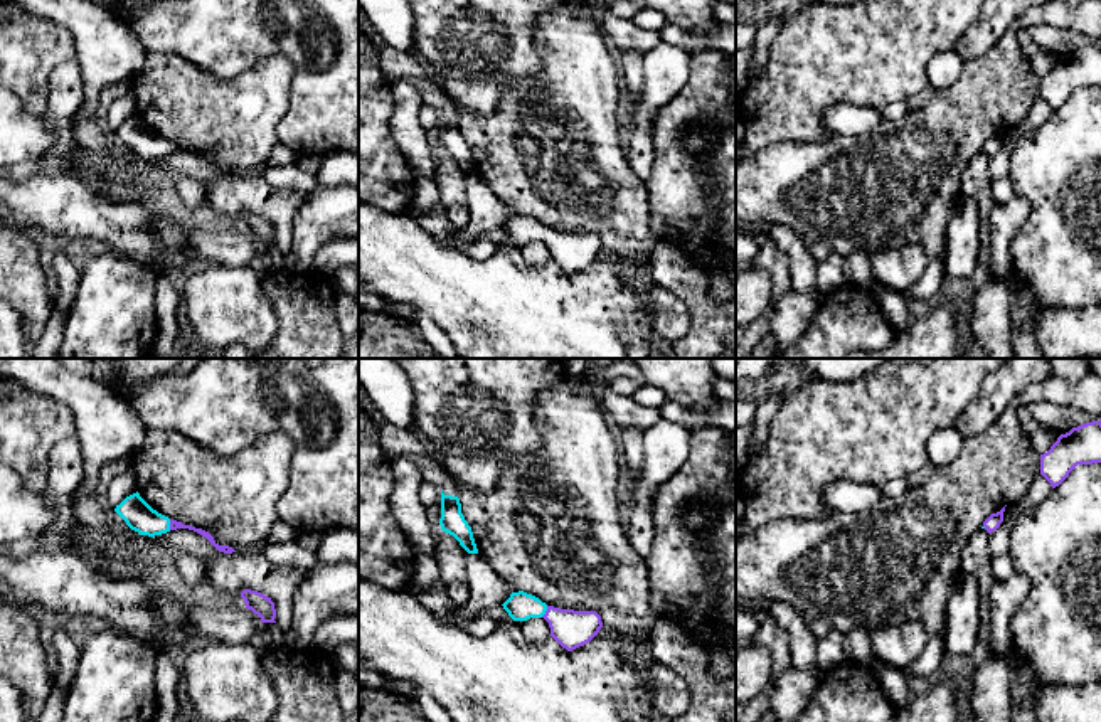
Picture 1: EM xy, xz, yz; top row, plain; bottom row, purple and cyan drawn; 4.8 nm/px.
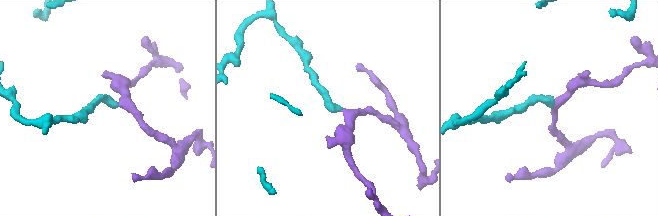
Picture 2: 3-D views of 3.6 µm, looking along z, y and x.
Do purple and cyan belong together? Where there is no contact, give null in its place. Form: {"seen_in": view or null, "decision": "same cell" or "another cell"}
{"seen_in": "xz", "decision": "same cell"}

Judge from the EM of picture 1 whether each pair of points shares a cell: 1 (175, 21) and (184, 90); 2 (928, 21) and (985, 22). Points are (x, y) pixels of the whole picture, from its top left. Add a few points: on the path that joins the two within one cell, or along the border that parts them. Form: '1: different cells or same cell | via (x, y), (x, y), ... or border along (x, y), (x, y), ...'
1: different cells | border along (148, 51), (174, 53), (214, 76)
2: different cells | border along (977, 17), (953, 47)

